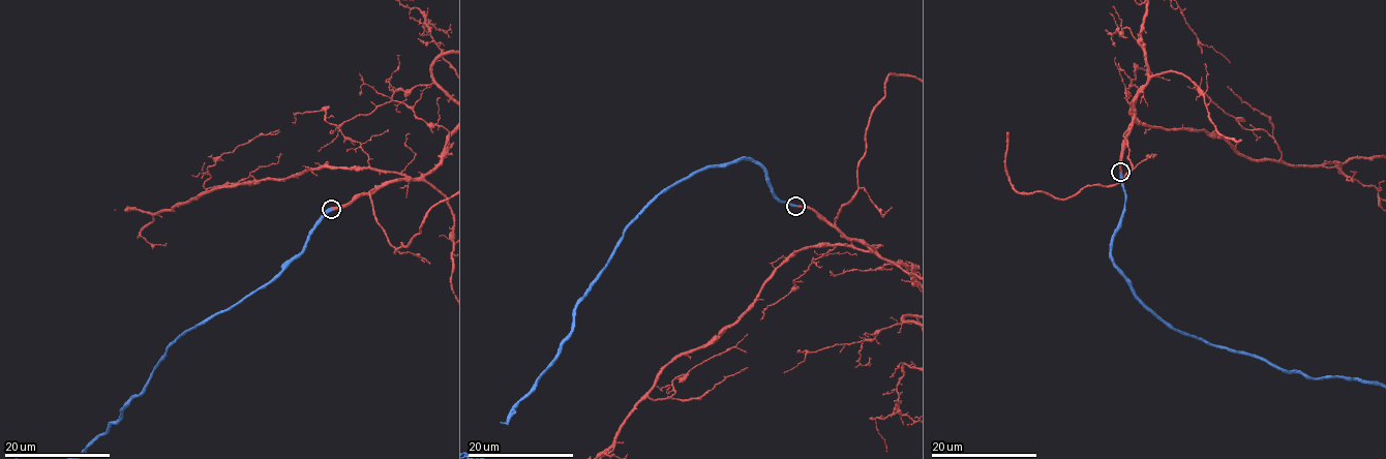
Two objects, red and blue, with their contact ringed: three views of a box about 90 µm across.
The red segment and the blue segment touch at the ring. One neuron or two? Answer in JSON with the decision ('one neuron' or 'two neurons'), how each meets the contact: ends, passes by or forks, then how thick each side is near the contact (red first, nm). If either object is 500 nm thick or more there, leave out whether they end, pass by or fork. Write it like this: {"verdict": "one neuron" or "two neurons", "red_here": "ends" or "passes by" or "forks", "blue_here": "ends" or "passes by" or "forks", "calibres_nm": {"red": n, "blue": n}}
{"verdict": "one neuron", "red_here": "ends", "blue_here": "ends", "calibres_nm": {"red": 280, "blue": 360}}

